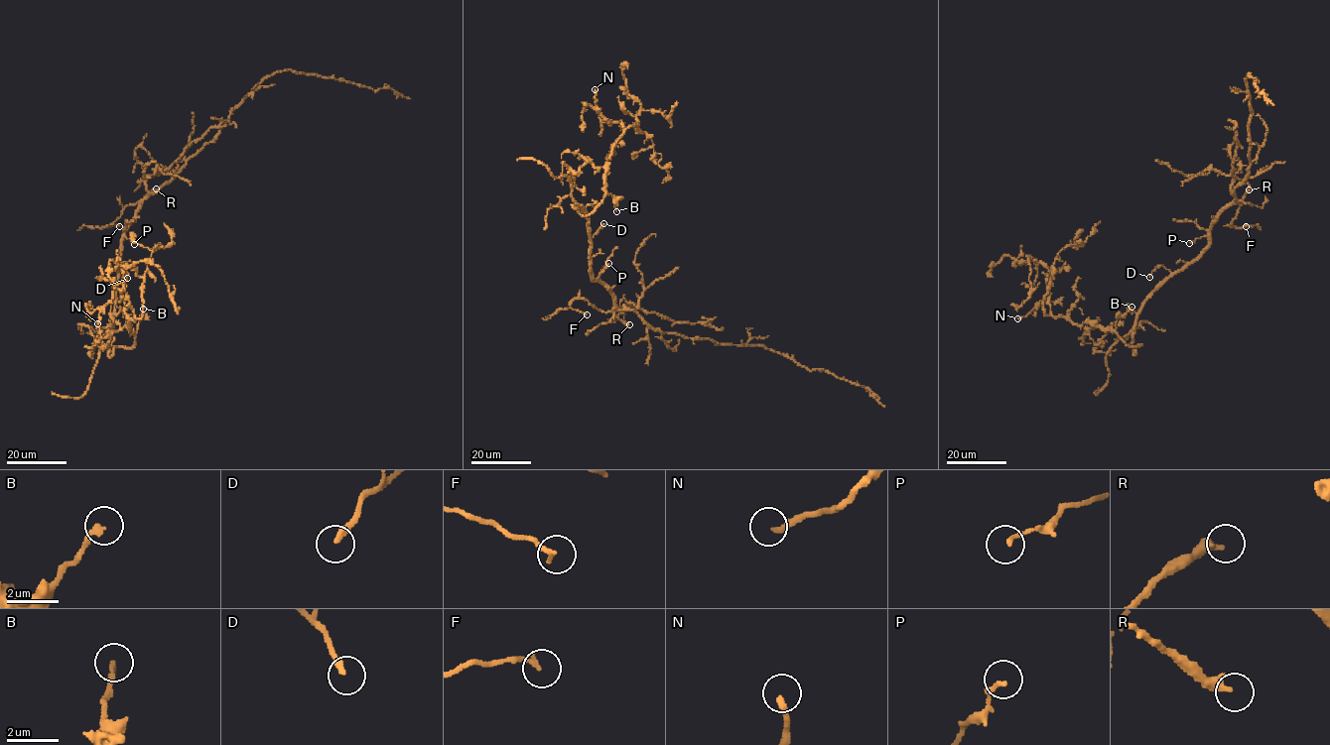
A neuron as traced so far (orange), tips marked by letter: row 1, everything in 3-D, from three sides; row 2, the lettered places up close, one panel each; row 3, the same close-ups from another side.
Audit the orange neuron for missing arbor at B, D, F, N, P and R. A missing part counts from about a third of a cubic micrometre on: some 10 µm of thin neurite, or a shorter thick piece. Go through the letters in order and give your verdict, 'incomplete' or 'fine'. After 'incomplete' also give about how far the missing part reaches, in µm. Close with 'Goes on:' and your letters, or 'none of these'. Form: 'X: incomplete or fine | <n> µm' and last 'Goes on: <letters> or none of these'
B: fine
D: fine
F: fine
N: incomplete | 15 µm
P: fine
R: fine
Goes on: N

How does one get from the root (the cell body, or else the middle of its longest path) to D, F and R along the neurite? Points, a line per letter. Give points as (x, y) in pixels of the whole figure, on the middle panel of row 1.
D: (590, 265), (591, 238), (603, 223)
F: (590, 265), (593, 278), (607, 288), (613, 306), (602, 311), (583, 299), (575, 299), (571, 308), (587, 314)
R: (590, 265), (593, 279), (607, 288), (612, 296), (614, 315), (629, 324)

